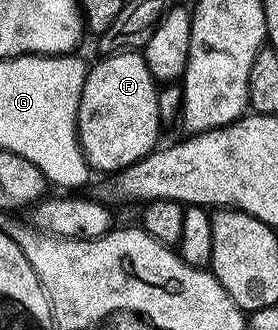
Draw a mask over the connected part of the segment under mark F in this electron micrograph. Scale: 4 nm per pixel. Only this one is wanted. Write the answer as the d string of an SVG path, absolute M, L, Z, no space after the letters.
M120 50L117 54L107 54L98 59L98 62L94 66L90 65L86 72L82 98L78 106L77 139L86 161L94 171L116 172L125 170L158 149L157 133L163 129L157 102L159 86L151 76L151 68L147 68L144 53L137 50Z

